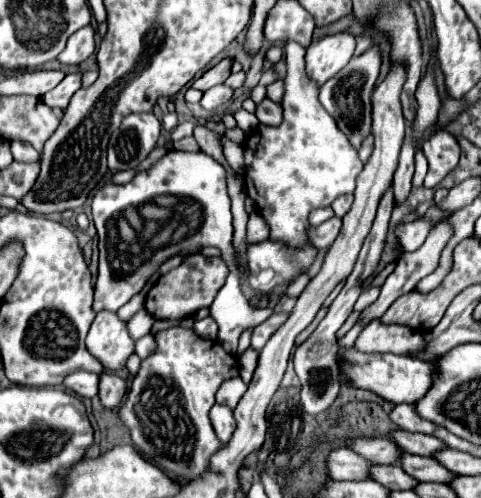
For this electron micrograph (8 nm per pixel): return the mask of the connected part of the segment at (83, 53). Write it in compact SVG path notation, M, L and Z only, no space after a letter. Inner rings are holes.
M84 26L68 38L68 44L66 44L64 52L60 52L60 56L58 56L58 62L80 64L92 52L94 52L94 30L92 30L92 26Z

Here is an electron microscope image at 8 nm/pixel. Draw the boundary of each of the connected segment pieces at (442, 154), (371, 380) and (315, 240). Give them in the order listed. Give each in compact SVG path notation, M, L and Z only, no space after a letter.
M446 130L432 134L422 144L422 152L428 160L428 174L426 174L424 186L430 186L430 188L438 186L444 180L444 176L452 172L452 168L456 168L456 158L460 156L456 138Z
M342 348L342 372L350 376L352 386L366 388L384 400L394 404L416 402L428 392L434 382L436 364L432 360L420 360L416 356L396 356L396 354L360 354L354 348Z
M338 216L322 222L320 226L316 226L316 228L310 230L312 244L316 248L328 248L328 246L332 246L332 242L336 240L340 228L342 228L342 218L338 218Z

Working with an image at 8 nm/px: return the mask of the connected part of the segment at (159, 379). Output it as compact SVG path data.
M170 328L154 334L156 338L156 350L152 356L142 360L140 370L130 386L130 392L120 406L120 418L130 428L130 436L134 442L134 448L146 456L154 466L166 470L172 478L180 482L194 480L200 472L206 470L210 456L222 446L218 442L208 412L214 406L214 394L220 388L220 384L232 376L238 376L238 360L234 354L226 352L218 340L204 340L196 336L190 328Z

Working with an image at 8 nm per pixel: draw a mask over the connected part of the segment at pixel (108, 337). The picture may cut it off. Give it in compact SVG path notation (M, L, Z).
M112 312L96 314L86 346L106 370L118 370L126 366L128 356L134 352L134 340L128 336L126 324Z

